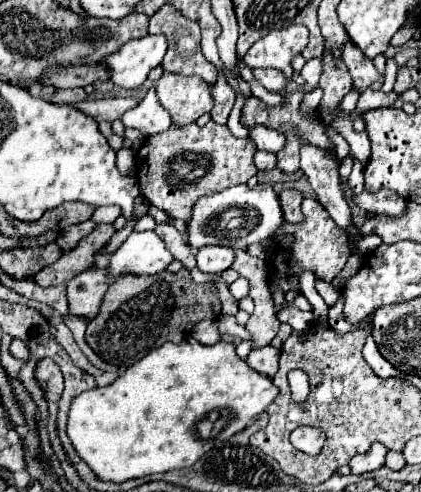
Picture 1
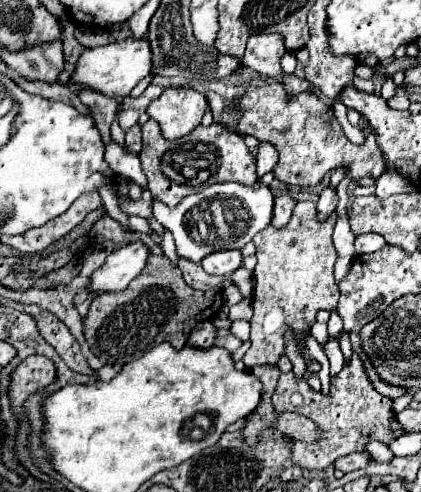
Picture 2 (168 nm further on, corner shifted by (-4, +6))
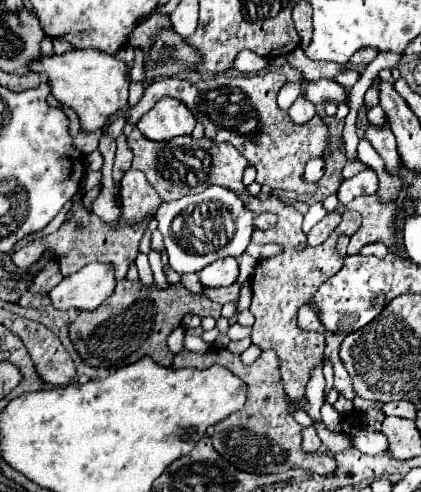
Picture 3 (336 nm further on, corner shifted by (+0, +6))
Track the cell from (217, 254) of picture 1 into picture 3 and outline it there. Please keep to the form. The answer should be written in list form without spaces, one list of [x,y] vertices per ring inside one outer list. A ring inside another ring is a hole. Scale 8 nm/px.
[[[227,257],[223,261],[215,261],[207,265],[207,269],[199,271],[199,281],[203,287],[227,287],[237,281],[239,265],[237,259]]]

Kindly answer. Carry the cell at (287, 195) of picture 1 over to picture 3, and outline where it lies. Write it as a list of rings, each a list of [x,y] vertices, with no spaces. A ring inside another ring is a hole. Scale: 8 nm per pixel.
[[[261,213],[259,217],[255,217],[255,227],[261,231],[271,229],[275,223],[277,223],[277,217],[273,213]]]

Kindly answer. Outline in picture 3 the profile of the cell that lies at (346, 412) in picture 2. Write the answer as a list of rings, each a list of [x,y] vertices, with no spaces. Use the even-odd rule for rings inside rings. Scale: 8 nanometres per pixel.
[[[313,427],[303,429],[303,449],[305,449],[307,453],[313,453],[313,451],[317,451],[319,447],[321,447],[321,441],[319,441],[319,437],[315,435],[315,429],[313,429]]]

